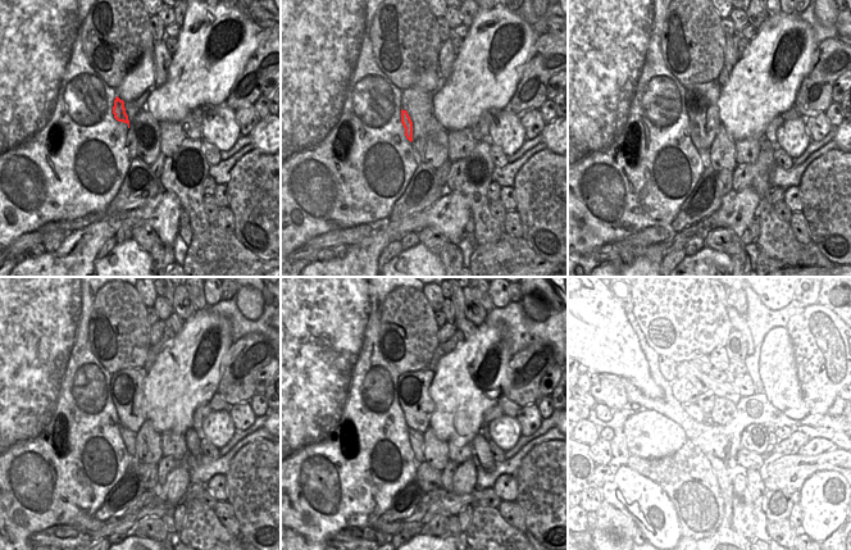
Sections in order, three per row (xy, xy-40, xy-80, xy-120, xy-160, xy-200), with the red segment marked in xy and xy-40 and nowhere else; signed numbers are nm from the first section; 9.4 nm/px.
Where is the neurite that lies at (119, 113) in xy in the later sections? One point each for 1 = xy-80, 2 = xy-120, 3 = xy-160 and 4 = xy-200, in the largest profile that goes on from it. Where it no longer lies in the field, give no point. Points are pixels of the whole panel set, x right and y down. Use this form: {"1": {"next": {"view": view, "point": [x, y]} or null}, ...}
{"1": {"next": {"view": "xy-80", "point": [704, 153]}}, "2": {"next": {"view": "xy-120", "point": [128, 437]}}, "3": {"next": {"view": "xy-160", "point": [415, 437]}}, "4": {"next": {"view": "xy-200", "point": [702, 440]}}}

